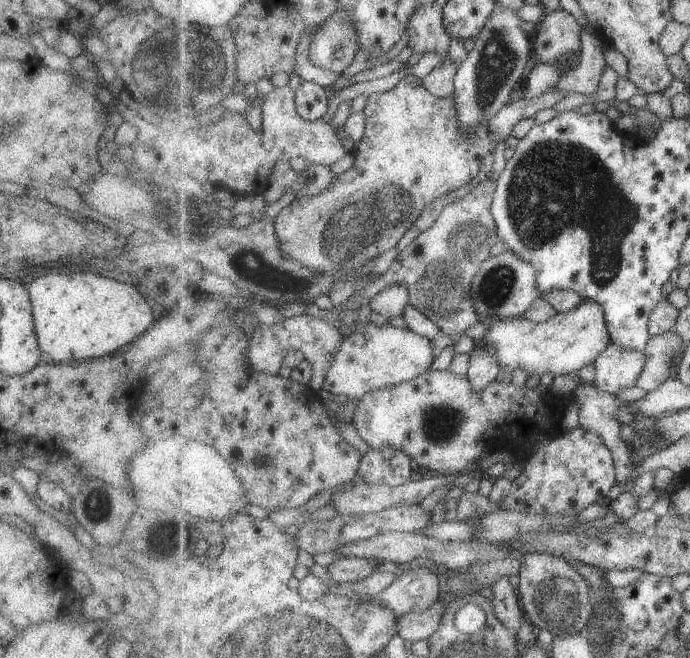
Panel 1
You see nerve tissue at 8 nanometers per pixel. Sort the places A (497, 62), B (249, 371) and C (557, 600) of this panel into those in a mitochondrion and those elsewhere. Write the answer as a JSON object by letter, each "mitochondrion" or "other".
{"A":"mitochondrion","B":"other","C":"mitochondrion"}

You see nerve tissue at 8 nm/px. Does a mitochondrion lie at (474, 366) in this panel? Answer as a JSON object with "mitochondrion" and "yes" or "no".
{"mitochondrion":"no"}

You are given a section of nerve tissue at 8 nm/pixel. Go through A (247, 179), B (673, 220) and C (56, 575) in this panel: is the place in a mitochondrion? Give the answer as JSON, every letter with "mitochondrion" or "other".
{"A":"other","B":"other","C":"other"}

